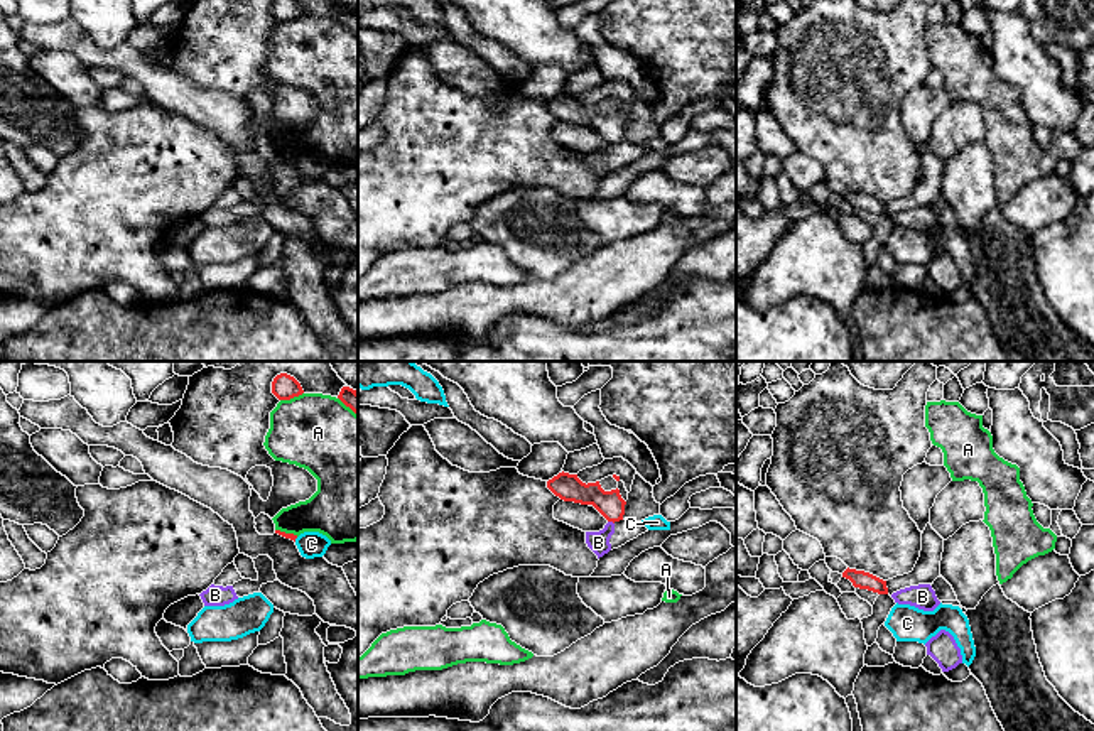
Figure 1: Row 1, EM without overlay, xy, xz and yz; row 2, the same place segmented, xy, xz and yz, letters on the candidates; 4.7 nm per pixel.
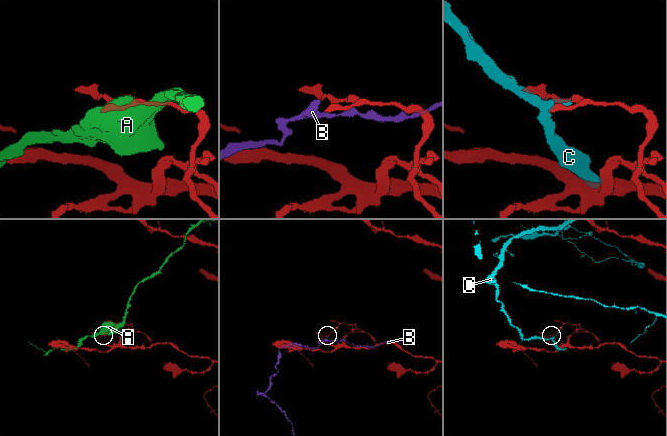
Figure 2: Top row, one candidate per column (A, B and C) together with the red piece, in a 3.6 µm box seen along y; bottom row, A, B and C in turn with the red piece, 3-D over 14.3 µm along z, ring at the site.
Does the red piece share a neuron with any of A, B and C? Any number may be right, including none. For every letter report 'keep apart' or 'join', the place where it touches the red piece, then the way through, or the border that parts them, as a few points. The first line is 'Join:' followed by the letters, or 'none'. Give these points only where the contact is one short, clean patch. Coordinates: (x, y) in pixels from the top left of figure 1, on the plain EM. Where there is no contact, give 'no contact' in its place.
Join: none
A: keep apart; meets red in xy at (291, 19)
B: keep apart; meets red in xz at (611, 142)
C: keep apart; meets red in xy at (296, 159); border along xy (297, 159), (294, 162)

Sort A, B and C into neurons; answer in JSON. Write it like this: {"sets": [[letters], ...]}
{"sets": [["A"], ["B"], ["C"]]}

